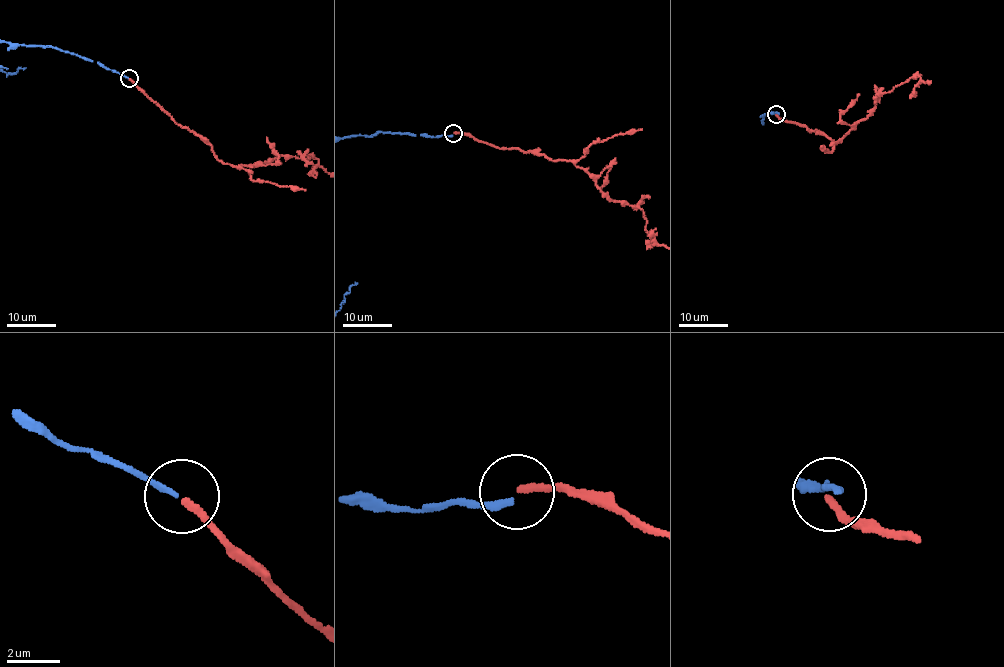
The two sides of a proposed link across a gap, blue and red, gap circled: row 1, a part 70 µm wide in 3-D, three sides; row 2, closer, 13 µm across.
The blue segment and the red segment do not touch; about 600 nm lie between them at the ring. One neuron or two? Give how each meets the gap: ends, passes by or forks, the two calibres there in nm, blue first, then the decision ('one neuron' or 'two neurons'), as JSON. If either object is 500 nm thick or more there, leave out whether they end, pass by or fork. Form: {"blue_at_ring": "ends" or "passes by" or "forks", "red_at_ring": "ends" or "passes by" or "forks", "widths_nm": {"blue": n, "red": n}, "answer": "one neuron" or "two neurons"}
{"blue_at_ring": "ends", "red_at_ring": "ends", "widths_nm": {"blue": 200, "red": 280}, "answer": "two neurons"}

